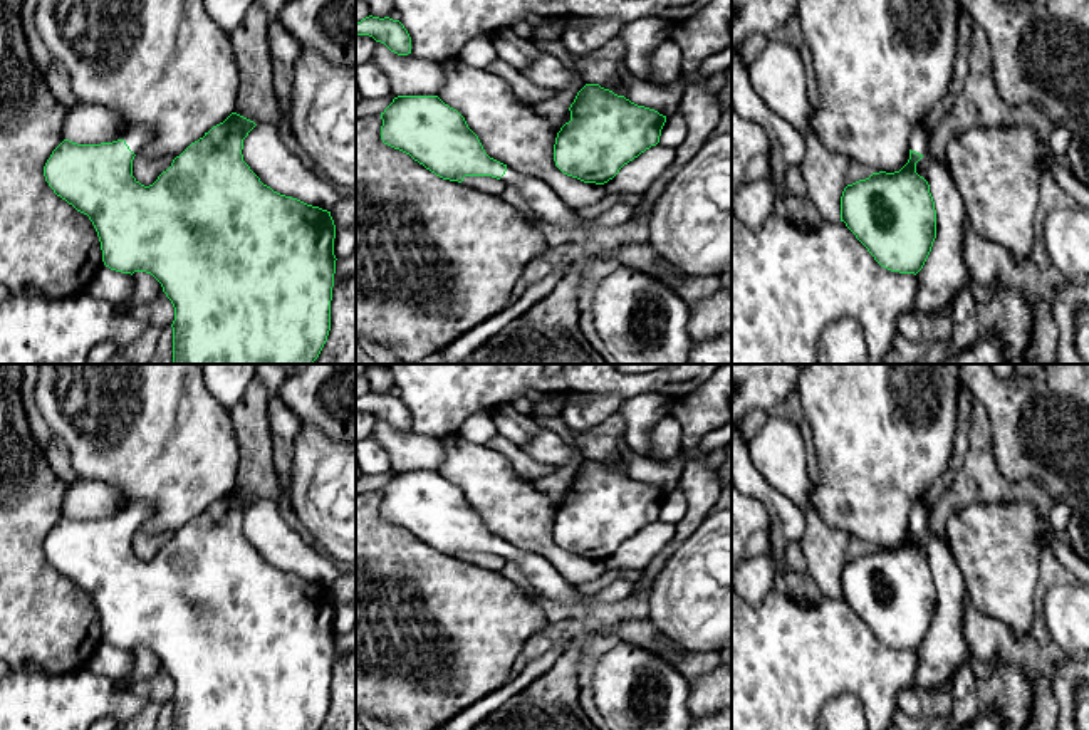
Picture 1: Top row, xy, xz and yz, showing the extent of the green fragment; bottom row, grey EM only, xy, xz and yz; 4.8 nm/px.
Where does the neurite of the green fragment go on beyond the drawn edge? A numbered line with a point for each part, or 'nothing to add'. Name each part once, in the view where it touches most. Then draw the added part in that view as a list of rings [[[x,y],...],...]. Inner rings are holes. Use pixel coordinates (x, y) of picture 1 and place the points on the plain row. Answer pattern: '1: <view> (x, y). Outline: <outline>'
1: xy (136, 514). Outline: [[[129,503],[122,510],[122,514],[129,525],[138,530],[151,515],[151,507],[149,503]]]

